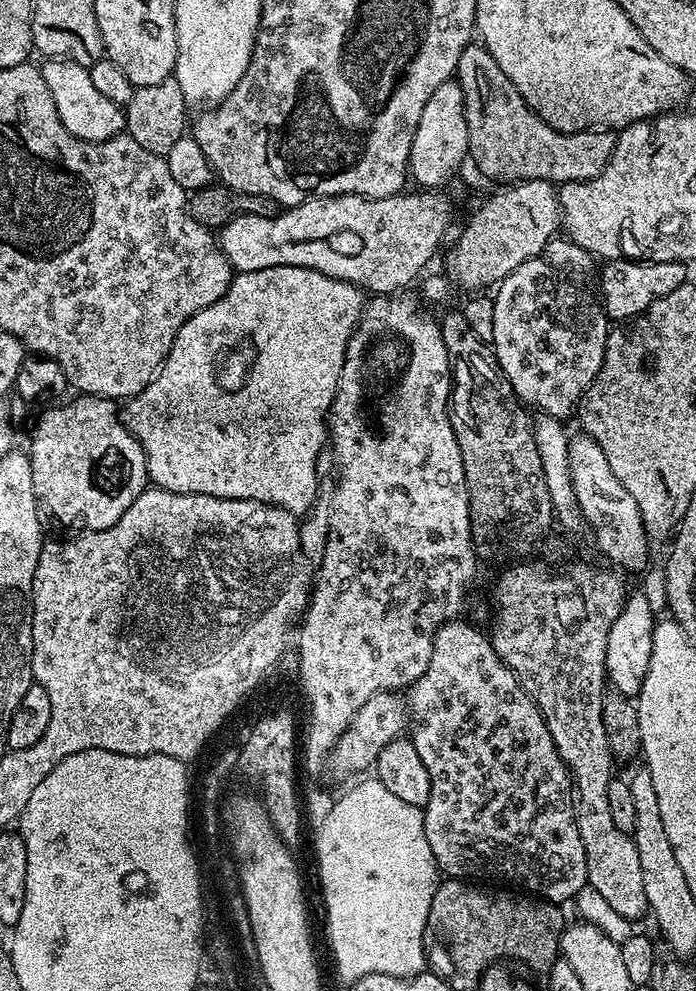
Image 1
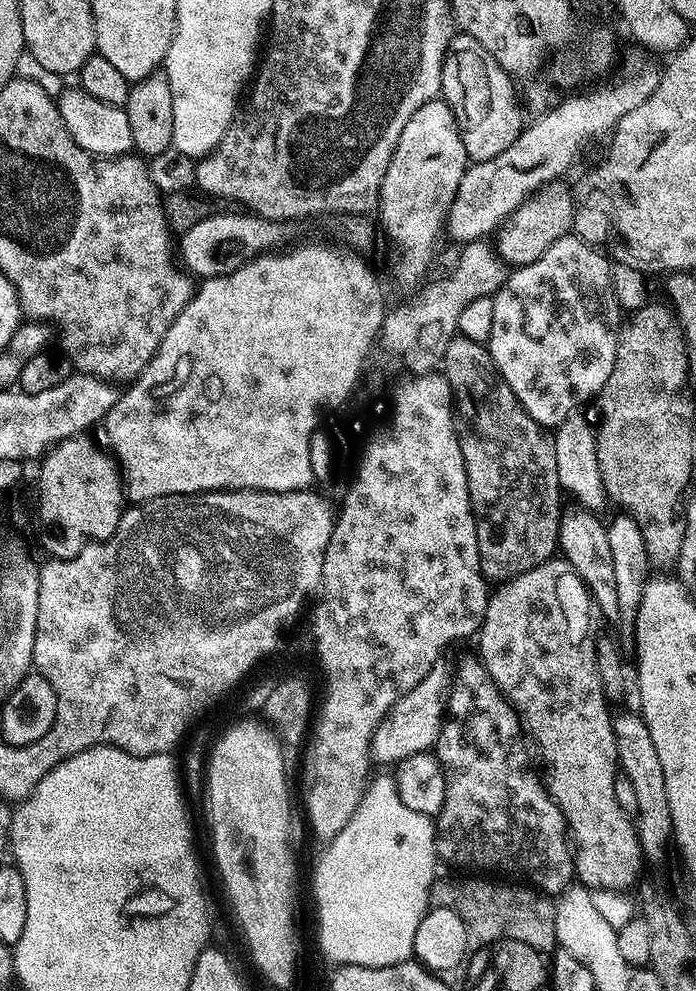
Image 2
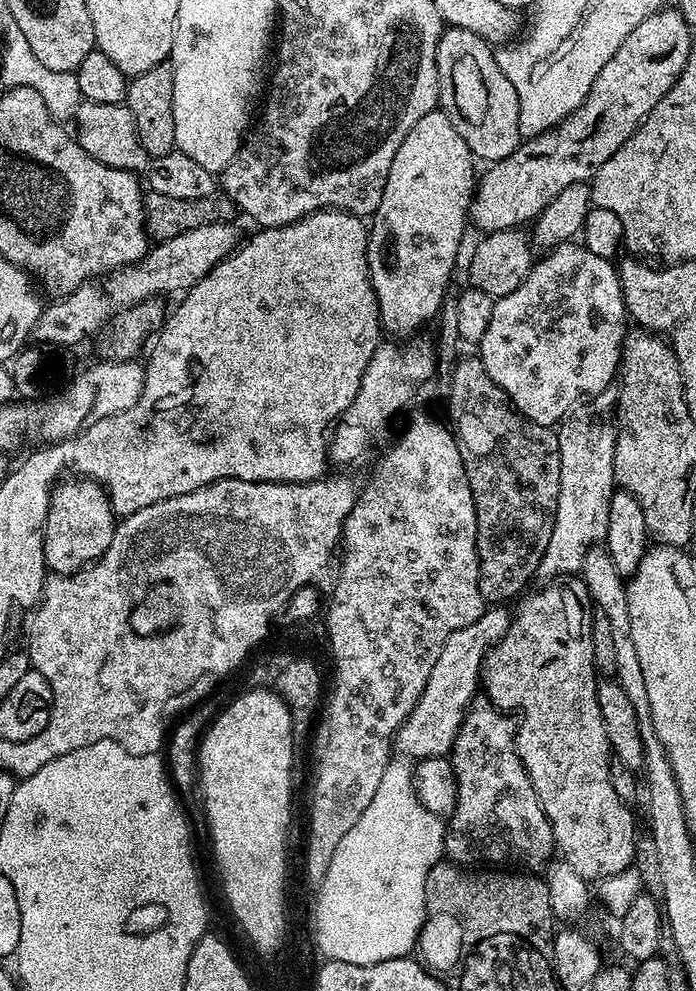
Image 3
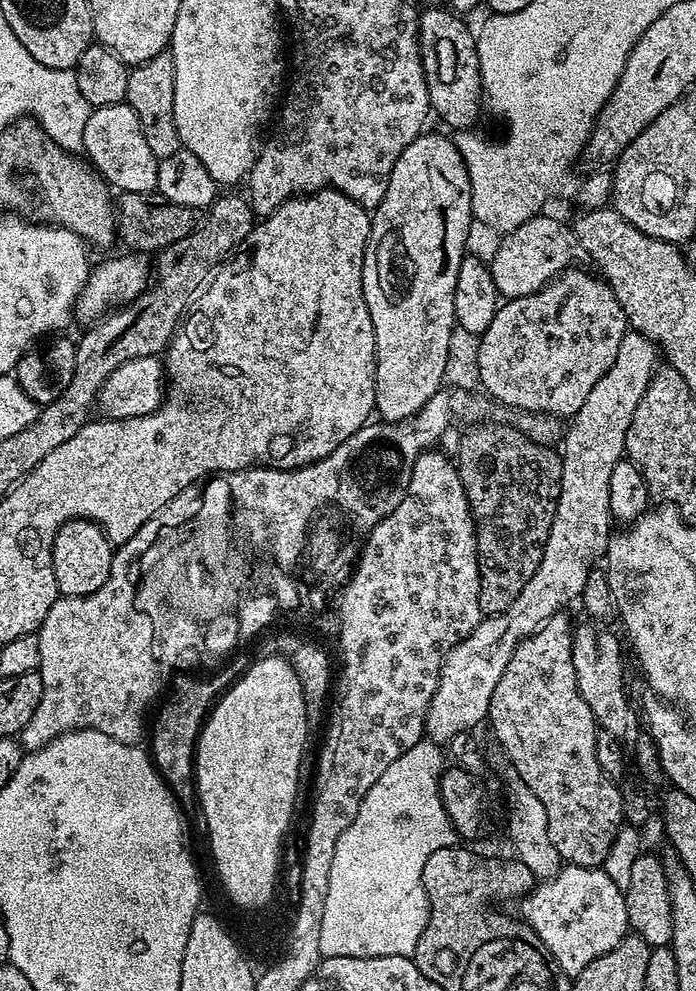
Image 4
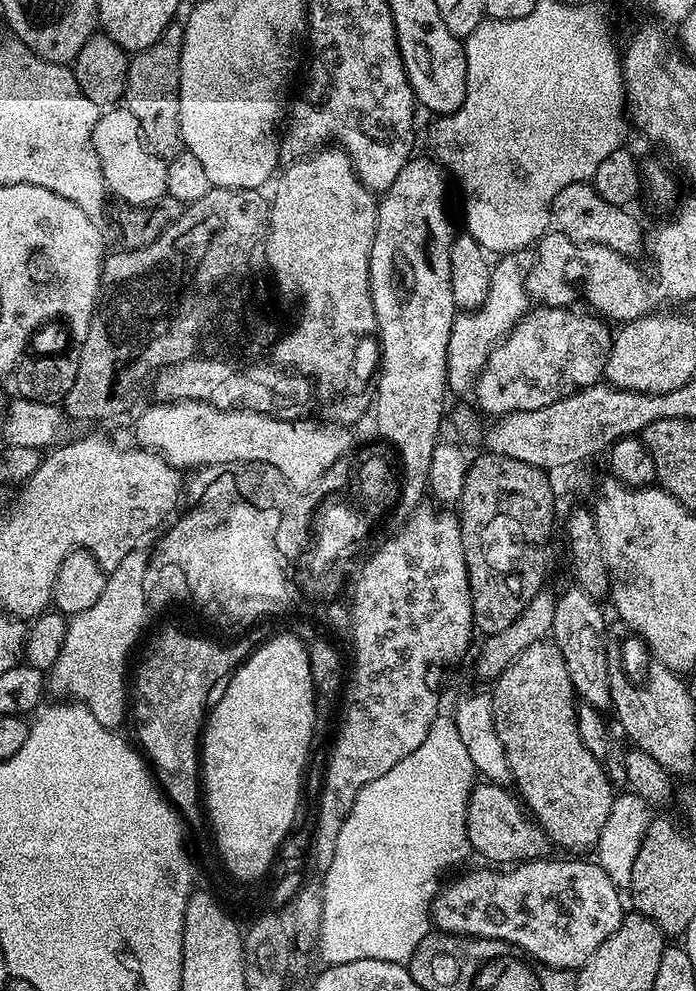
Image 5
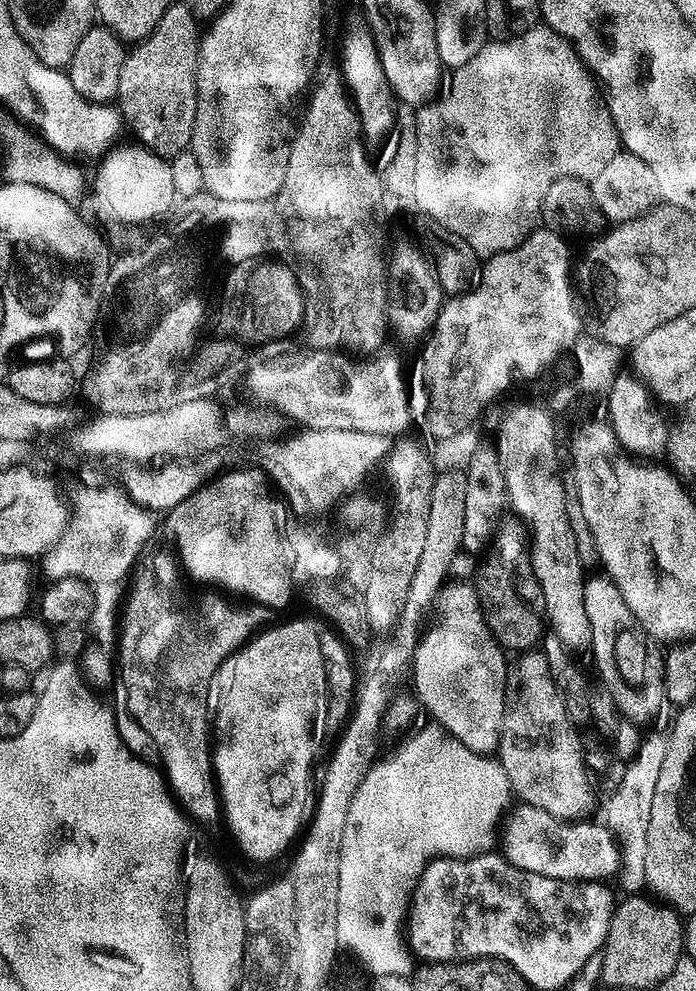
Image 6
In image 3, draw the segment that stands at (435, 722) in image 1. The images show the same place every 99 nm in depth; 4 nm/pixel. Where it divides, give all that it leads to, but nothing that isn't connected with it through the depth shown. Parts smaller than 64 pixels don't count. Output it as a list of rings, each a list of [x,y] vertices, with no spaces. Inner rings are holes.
[[[477,698],[472,701],[470,718],[465,719],[464,724],[460,727],[459,734],[454,738],[450,759],[452,761],[452,769],[456,775],[456,809],[453,810],[451,816],[447,817],[446,820],[447,831],[444,833],[444,856],[457,866],[507,866],[512,870],[527,870],[529,873],[536,874],[541,870],[547,869],[550,861],[553,859],[556,852],[556,839],[552,833],[550,822],[544,813],[544,807],[540,804],[538,794],[534,790],[534,786],[530,782],[530,778],[526,774],[526,770],[516,753],[516,730],[513,721],[508,721],[504,716],[507,715],[501,709],[495,708],[491,700]]]

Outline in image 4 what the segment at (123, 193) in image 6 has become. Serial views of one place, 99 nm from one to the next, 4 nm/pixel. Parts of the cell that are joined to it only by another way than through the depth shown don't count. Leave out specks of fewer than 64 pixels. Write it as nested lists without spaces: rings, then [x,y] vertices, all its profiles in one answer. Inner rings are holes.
[[[127,102],[91,109],[85,126],[82,152],[90,161],[91,167],[103,176],[113,189],[120,192],[156,192],[158,161],[151,152],[150,145],[146,143],[146,137],[142,135],[138,114],[134,114]]]

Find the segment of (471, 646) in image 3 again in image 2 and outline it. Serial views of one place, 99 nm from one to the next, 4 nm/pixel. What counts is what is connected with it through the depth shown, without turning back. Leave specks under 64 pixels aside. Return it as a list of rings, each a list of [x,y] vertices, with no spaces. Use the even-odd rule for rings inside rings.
[[[437,662],[430,670],[430,674],[426,674],[426,678],[422,682],[418,682],[418,686],[414,686],[414,690],[410,690],[406,693],[405,696],[385,714],[380,725],[372,731],[370,756],[375,763],[377,760],[380,764],[395,766],[399,764],[401,760],[405,760],[410,754],[429,751],[429,749],[435,745],[437,735],[442,727],[440,715],[444,712],[444,690],[448,686],[448,676],[450,680],[450,668],[448,672],[448,668],[444,665],[444,662]]]

